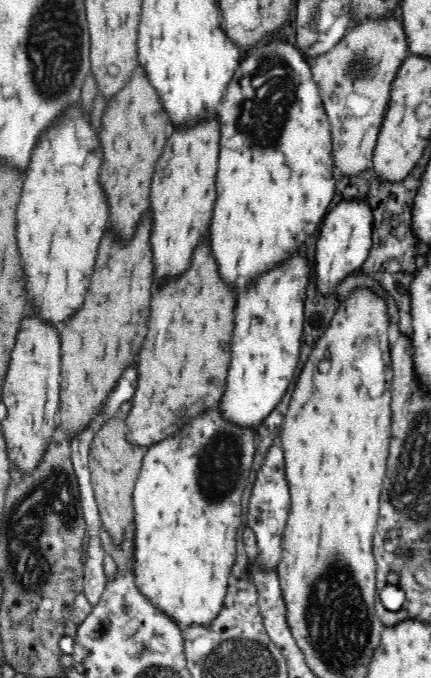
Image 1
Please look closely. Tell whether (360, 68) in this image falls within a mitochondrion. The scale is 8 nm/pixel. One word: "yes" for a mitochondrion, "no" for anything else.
yes

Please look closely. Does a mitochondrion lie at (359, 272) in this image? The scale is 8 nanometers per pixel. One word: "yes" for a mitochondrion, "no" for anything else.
no

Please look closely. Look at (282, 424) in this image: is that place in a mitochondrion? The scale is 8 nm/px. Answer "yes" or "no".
no

